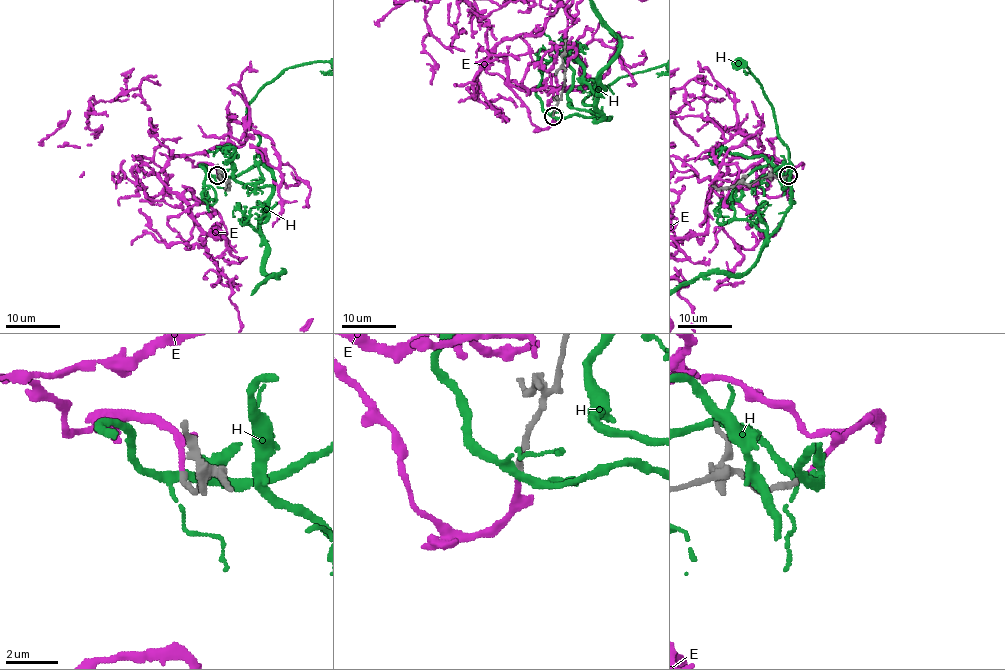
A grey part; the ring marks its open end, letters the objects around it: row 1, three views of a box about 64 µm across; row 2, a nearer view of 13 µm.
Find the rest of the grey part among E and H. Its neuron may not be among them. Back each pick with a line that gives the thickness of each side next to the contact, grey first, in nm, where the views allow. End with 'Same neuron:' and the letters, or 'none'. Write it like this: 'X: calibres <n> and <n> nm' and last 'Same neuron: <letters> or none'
E: calibres 200 and 170 nm
Same neuron: E

